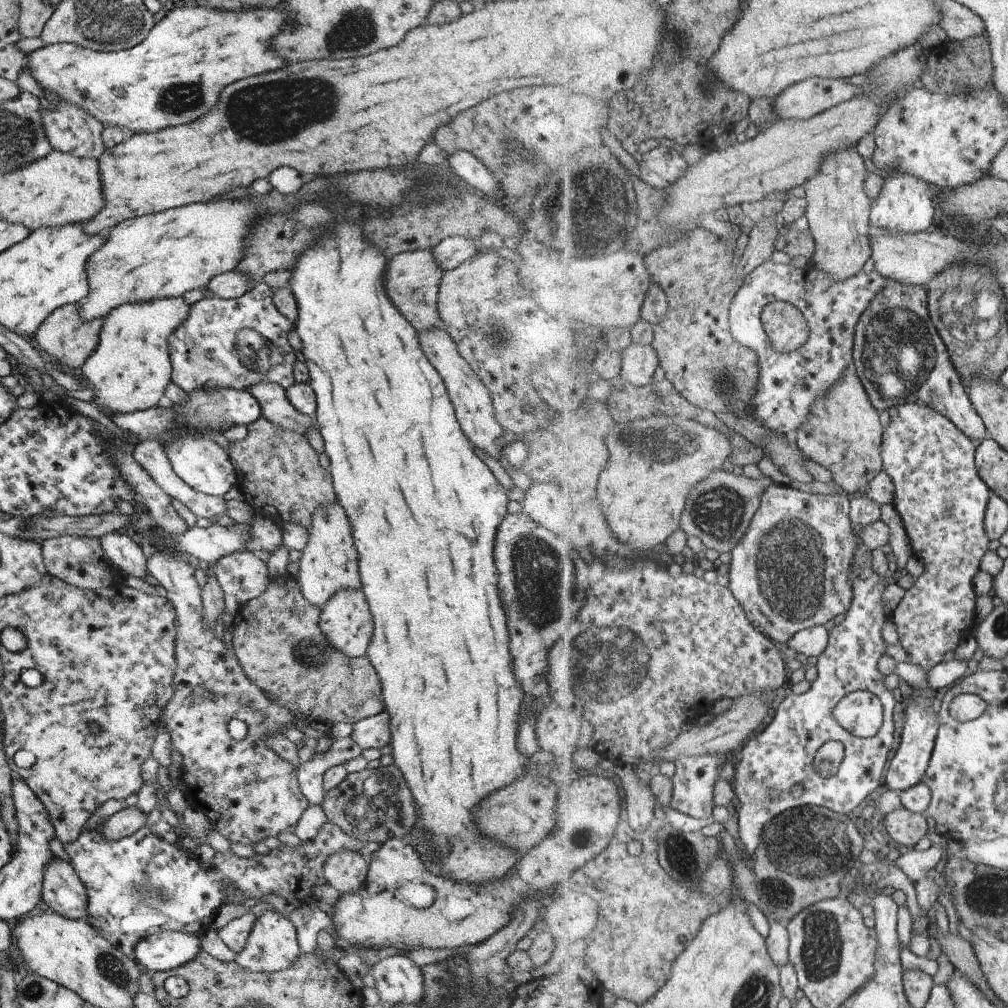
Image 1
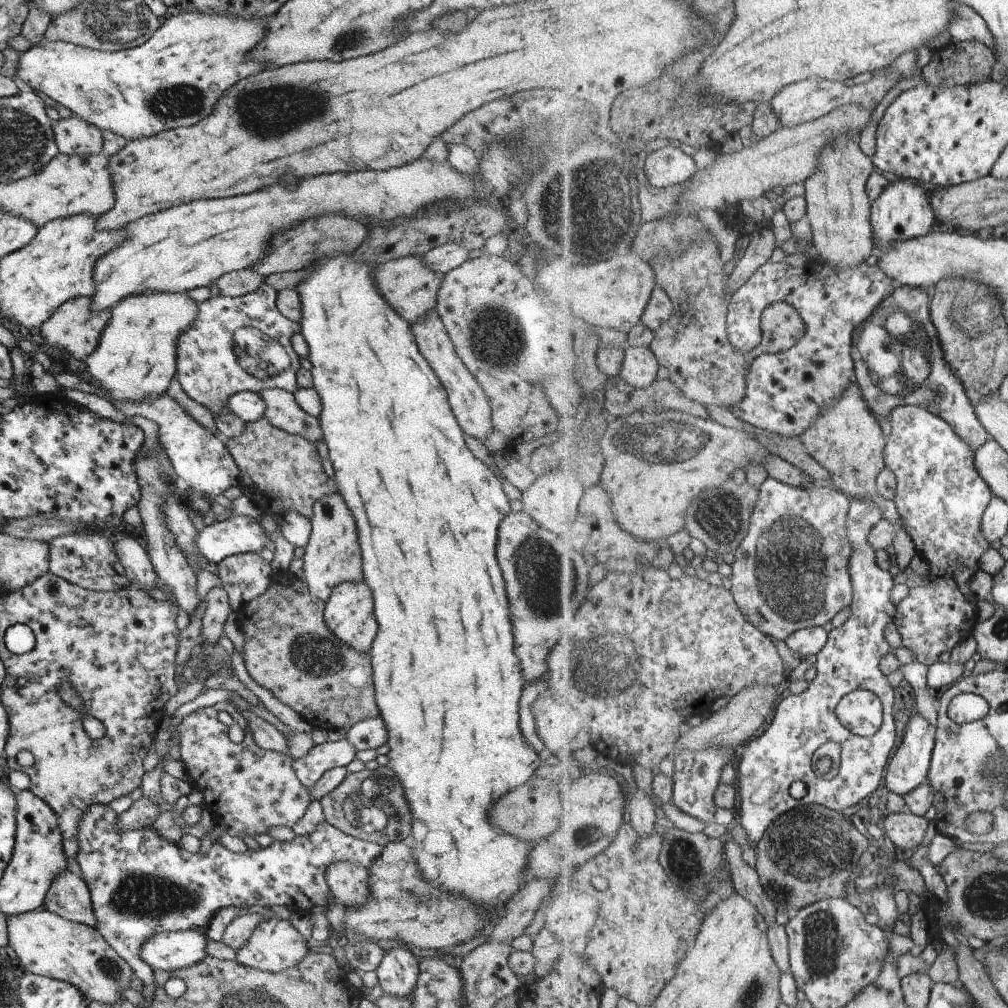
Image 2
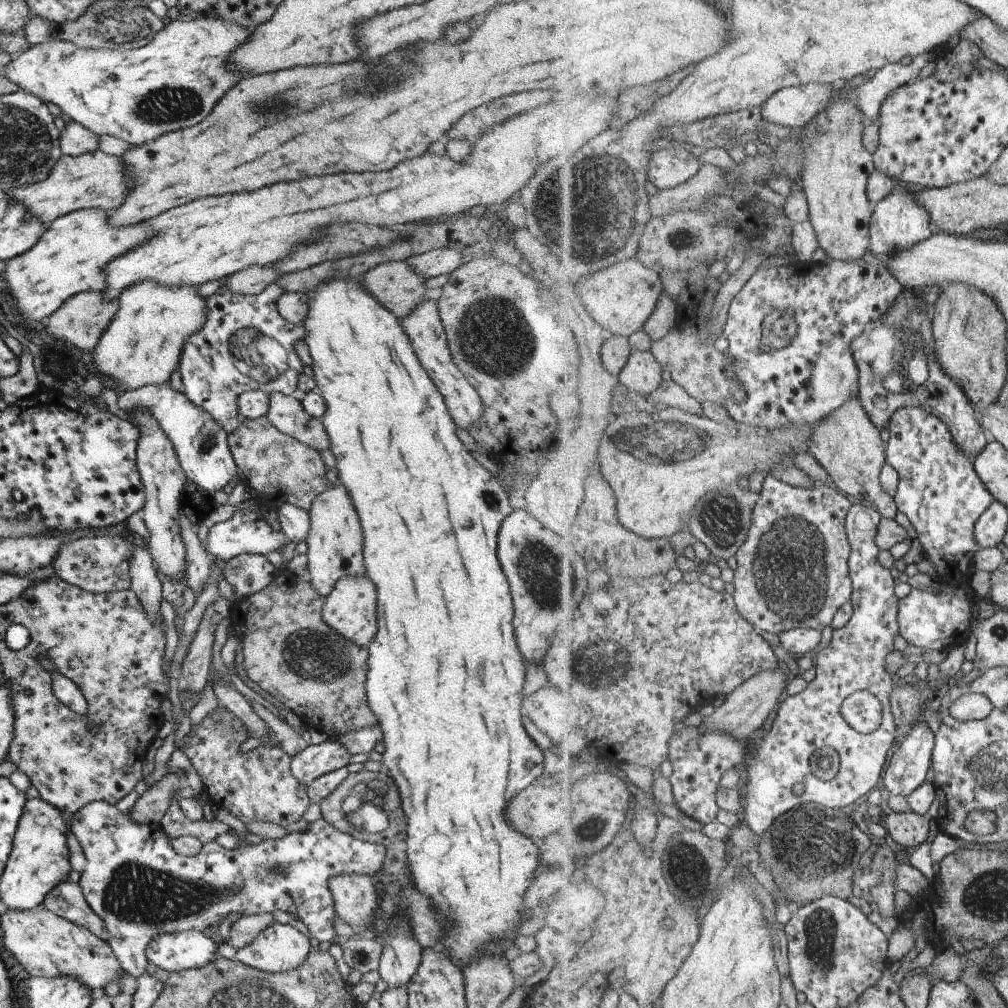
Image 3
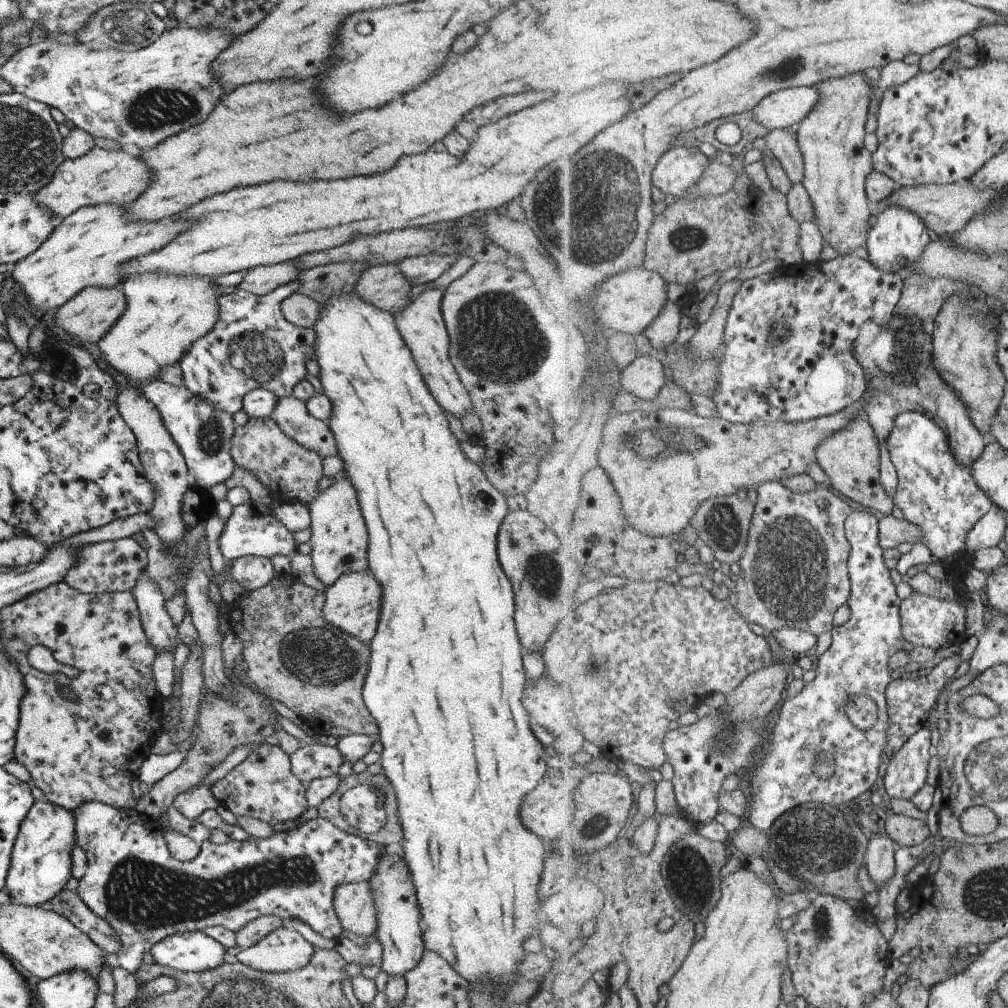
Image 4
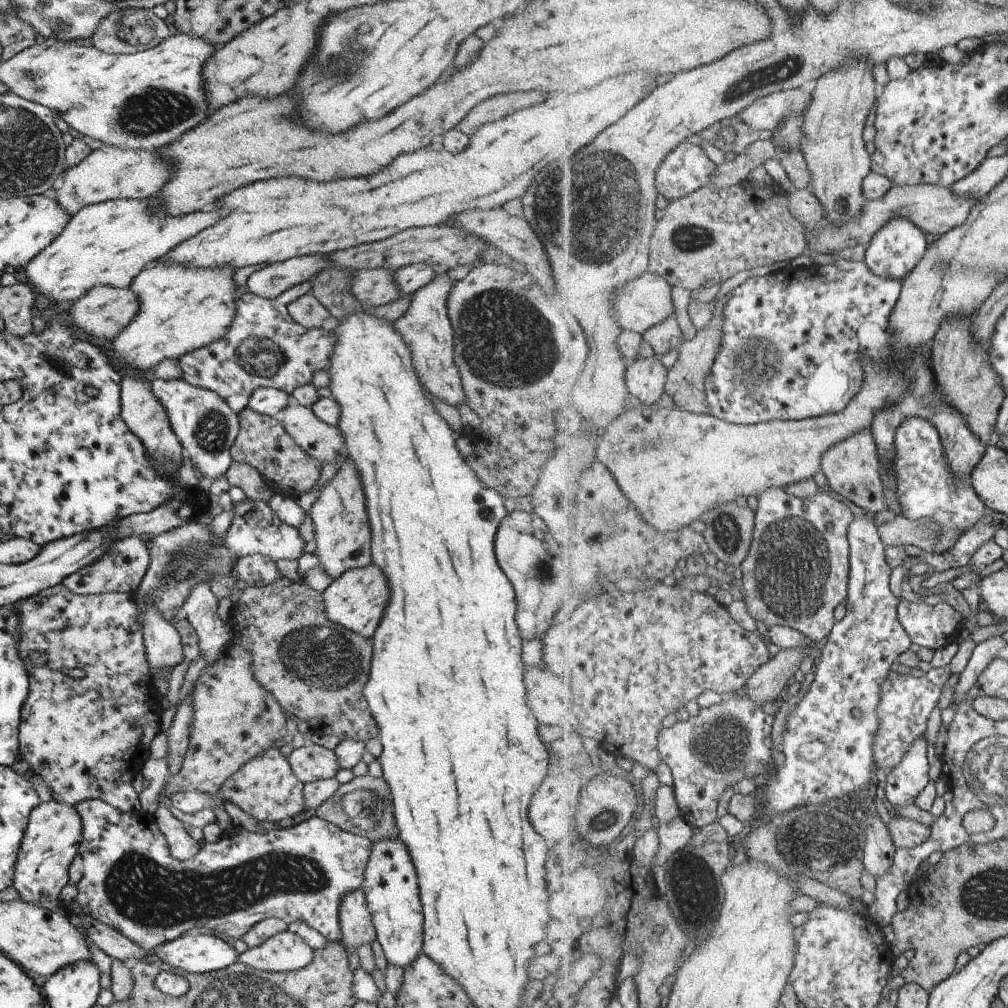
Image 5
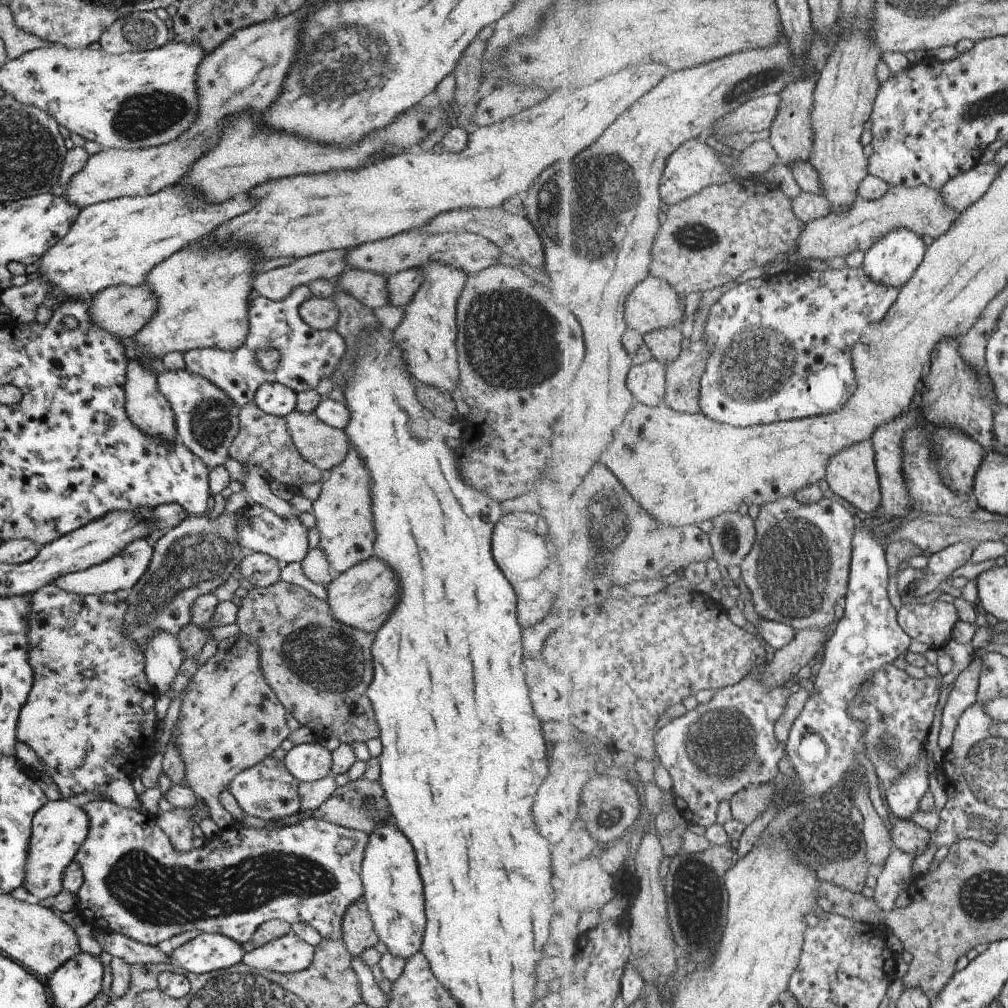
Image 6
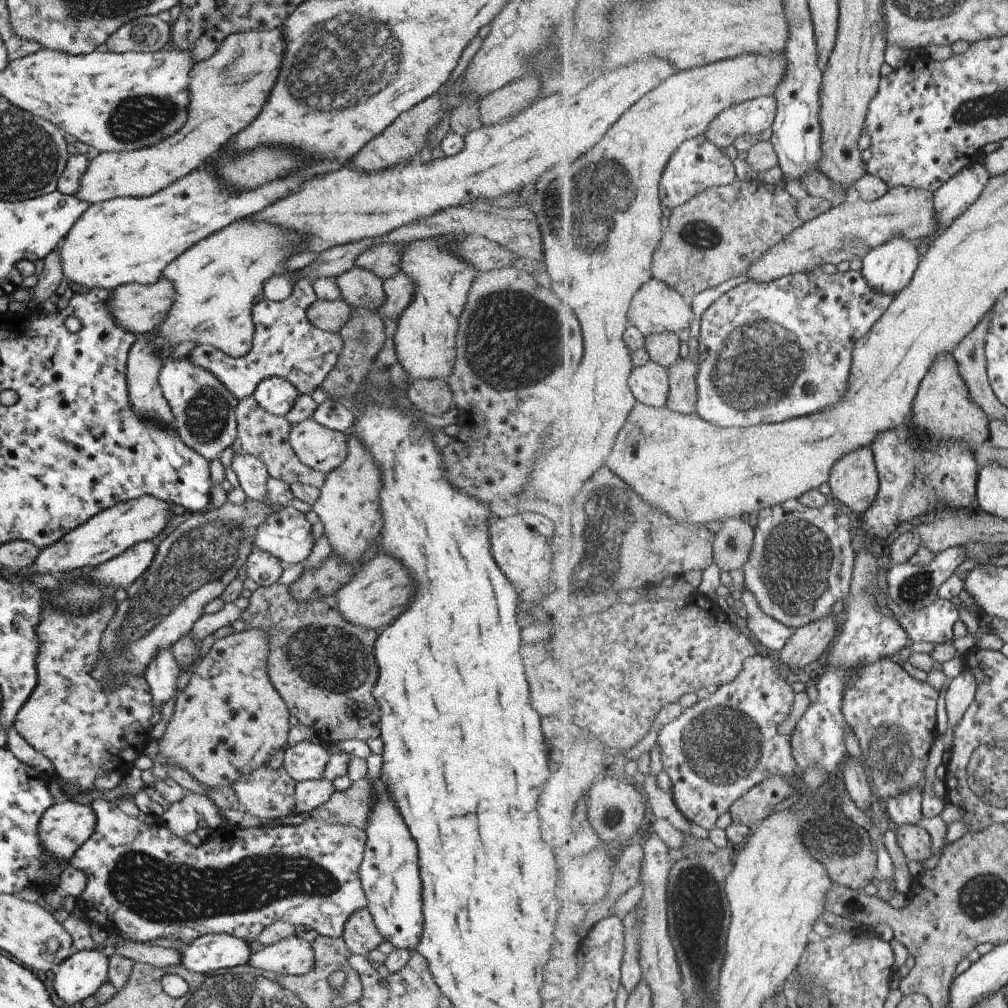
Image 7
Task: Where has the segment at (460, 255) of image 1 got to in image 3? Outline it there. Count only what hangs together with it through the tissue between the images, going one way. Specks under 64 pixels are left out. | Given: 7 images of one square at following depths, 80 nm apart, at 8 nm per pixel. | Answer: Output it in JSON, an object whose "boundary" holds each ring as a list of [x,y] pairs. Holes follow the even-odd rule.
{"boundary":[[[445,247],[407,257],[404,261],[417,273],[417,276],[426,280],[439,274],[453,272],[461,264],[460,259],[459,253]]]}

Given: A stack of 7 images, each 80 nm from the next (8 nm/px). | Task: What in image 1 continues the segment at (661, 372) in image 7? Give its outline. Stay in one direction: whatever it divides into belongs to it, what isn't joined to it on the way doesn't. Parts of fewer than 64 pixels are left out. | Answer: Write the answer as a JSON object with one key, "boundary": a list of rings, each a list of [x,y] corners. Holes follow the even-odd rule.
{"boundary":[[[633,342],[622,352],[621,378],[638,387],[654,384],[653,376],[660,365],[655,347]]]}

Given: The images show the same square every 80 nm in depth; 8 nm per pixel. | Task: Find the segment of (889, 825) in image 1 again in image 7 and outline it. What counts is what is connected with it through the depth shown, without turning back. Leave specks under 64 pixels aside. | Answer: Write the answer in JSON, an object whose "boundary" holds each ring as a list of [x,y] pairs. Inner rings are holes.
{"boundary":[[[921,824],[900,826],[897,828],[896,835],[907,861],[925,862],[933,856],[931,835]]]}

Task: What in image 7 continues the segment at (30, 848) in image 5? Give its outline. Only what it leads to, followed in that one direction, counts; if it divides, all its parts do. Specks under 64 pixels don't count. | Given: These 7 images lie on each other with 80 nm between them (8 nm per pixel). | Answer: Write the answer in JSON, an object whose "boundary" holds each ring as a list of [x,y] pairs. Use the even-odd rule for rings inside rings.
{"boundary":[[[61,800],[41,815],[37,832],[44,851],[52,859],[67,862],[93,834],[95,825],[95,813],[89,805]]]}

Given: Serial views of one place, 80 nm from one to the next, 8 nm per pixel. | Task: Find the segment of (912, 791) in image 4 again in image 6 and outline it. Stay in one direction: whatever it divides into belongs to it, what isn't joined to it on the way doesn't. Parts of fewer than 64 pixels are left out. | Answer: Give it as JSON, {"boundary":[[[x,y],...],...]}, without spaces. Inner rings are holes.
{"boundary":[[[922,751],[918,756],[918,764],[911,766],[886,792],[888,806],[897,818],[911,820],[920,810],[921,799],[928,793],[929,772],[926,752]]]}

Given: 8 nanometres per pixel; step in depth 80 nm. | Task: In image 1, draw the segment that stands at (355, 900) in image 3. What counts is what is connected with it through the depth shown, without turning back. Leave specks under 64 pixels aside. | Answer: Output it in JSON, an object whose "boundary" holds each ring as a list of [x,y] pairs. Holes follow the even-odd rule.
{"boundary":[[[347,850],[332,854],[322,866],[326,884],[337,890],[339,895],[355,893],[363,886],[368,863],[357,853]]]}

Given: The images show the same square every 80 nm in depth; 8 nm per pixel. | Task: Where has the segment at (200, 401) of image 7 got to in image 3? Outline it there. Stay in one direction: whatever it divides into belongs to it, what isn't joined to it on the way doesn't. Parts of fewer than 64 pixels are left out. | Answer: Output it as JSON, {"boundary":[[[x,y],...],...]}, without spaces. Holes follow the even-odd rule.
{"boundary":[[[168,383],[145,385],[132,391],[125,390],[124,394],[118,395],[117,406],[127,414],[133,409],[143,407],[153,415],[163,434],[173,445],[186,480],[191,480],[197,490],[203,490],[208,498],[213,492],[222,489],[233,477],[238,476],[238,468],[233,462],[225,429],[222,429],[206,410],[193,404],[182,392],[171,389]]]}

